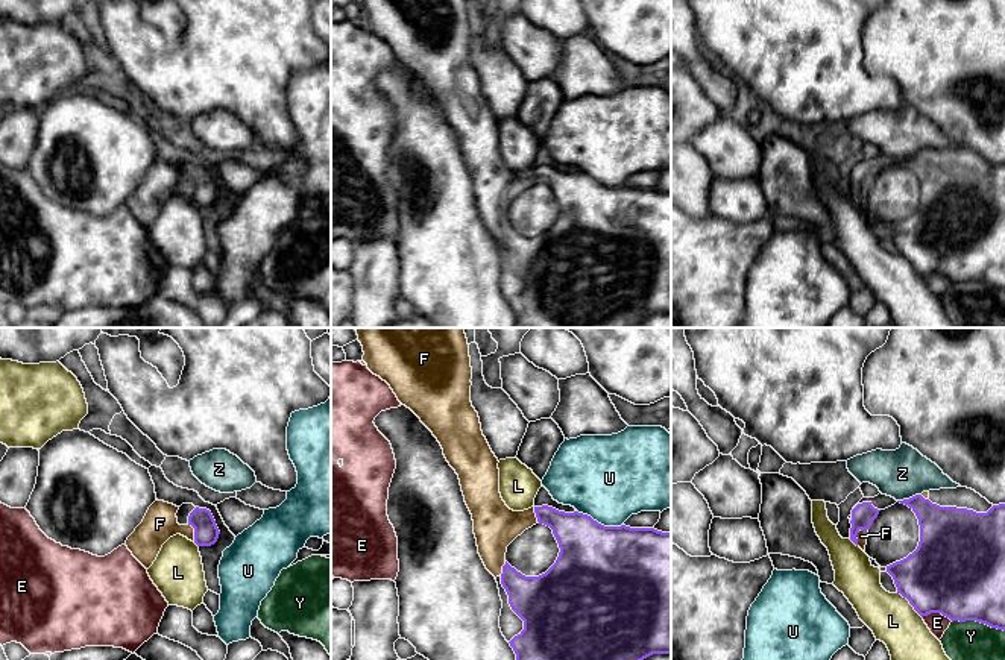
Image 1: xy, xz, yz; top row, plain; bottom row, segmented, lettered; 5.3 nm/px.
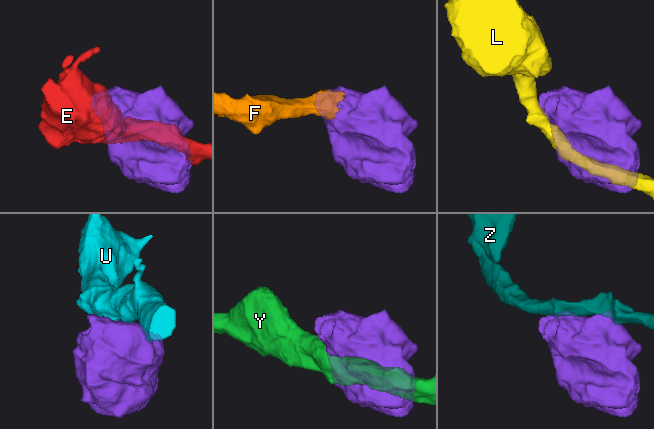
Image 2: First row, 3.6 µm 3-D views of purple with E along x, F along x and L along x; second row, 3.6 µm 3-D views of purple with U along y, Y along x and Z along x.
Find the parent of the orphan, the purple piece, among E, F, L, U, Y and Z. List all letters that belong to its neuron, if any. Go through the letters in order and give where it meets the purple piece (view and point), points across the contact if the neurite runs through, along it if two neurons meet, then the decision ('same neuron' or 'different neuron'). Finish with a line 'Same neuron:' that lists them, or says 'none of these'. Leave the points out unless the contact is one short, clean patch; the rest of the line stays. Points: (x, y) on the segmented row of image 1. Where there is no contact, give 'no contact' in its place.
E: meets purple in yz at (937, 612); different neuron
F: meets purple in yz at (856, 534); same neuron
L: meets purple in yz at (910, 603); different neuron
U: meets purple in xz at (600, 524); border along xz (577, 510), (604, 525), (623, 525); different neuron
Y: meets purple in yz at (978, 621); different neuron
Z: meets purple in yz at (910, 498); border along yz (920, 493), (897, 501); different neuron
Same neuron: F

